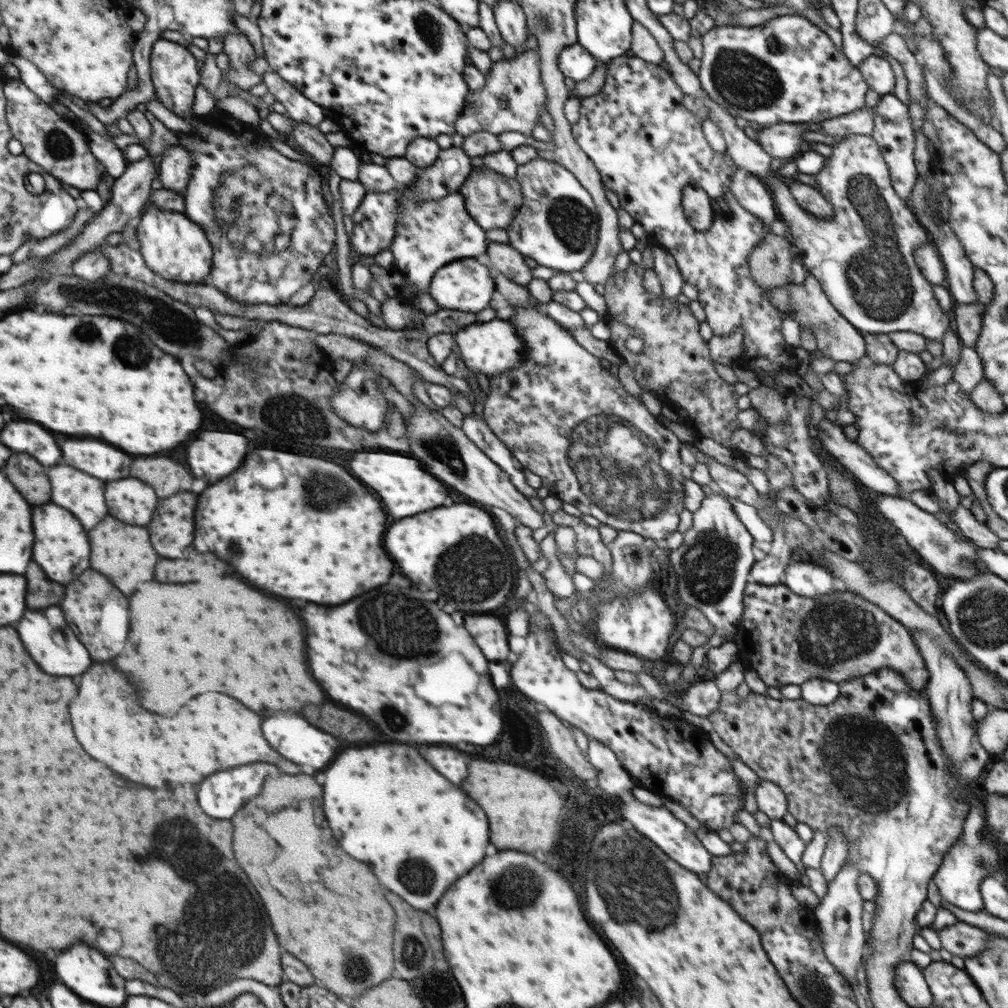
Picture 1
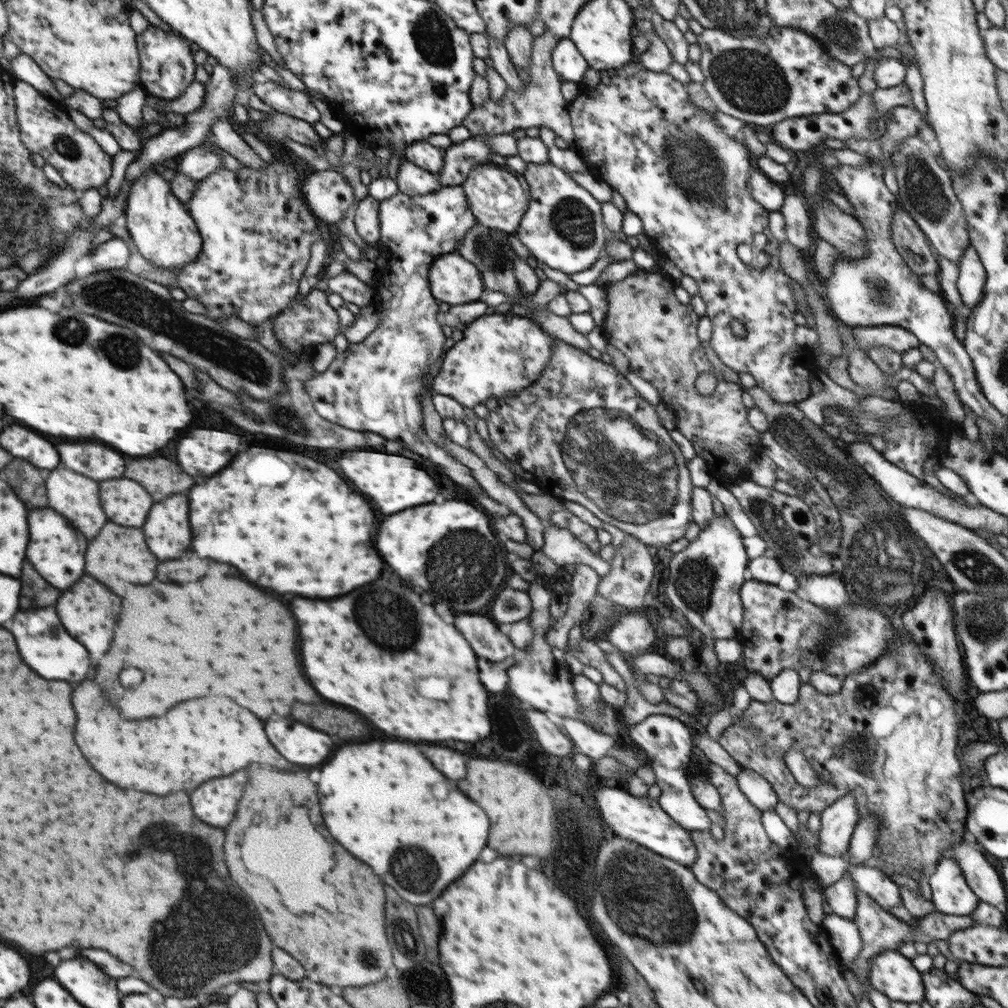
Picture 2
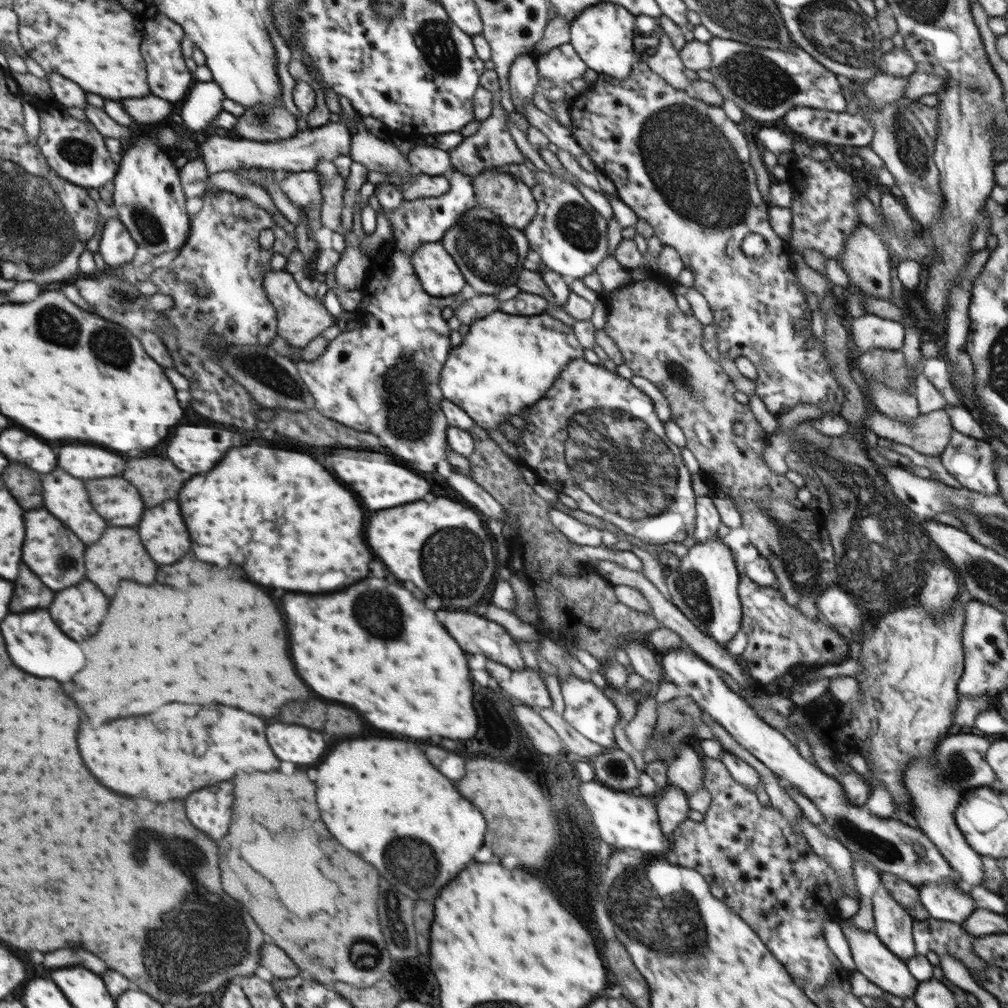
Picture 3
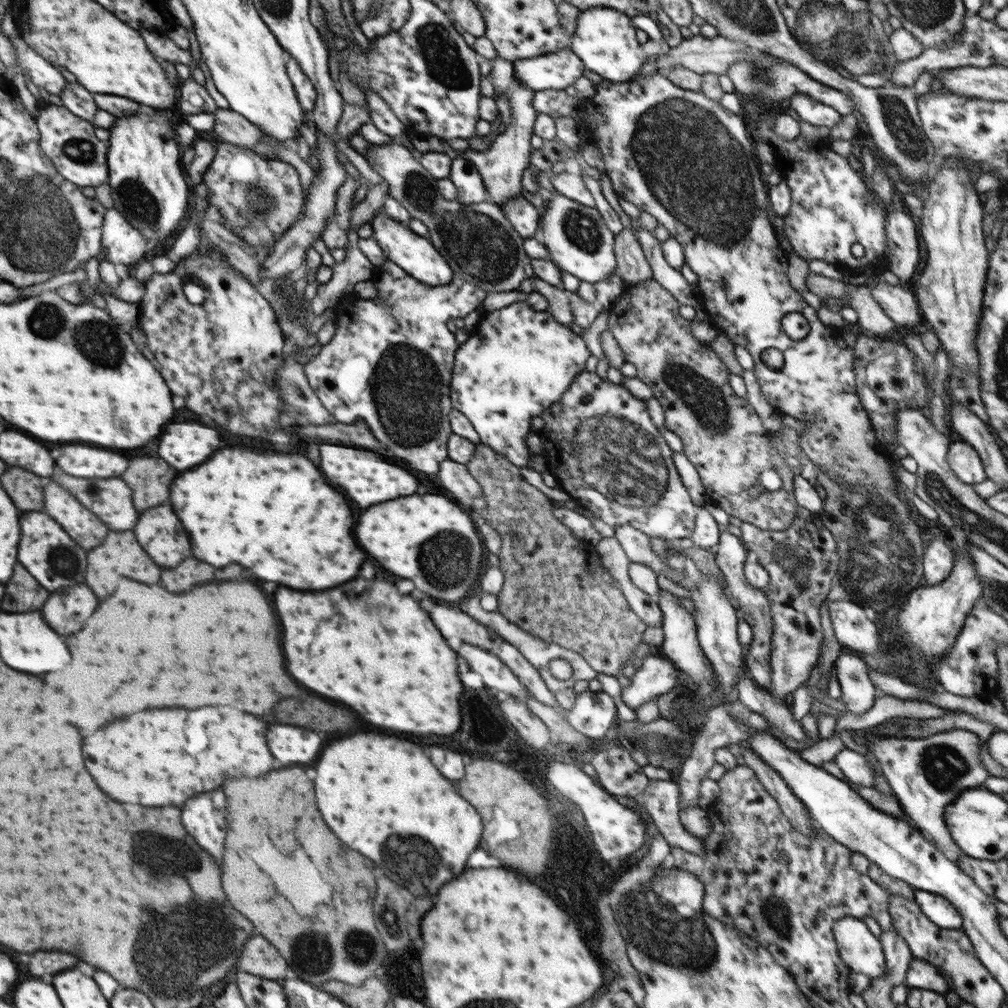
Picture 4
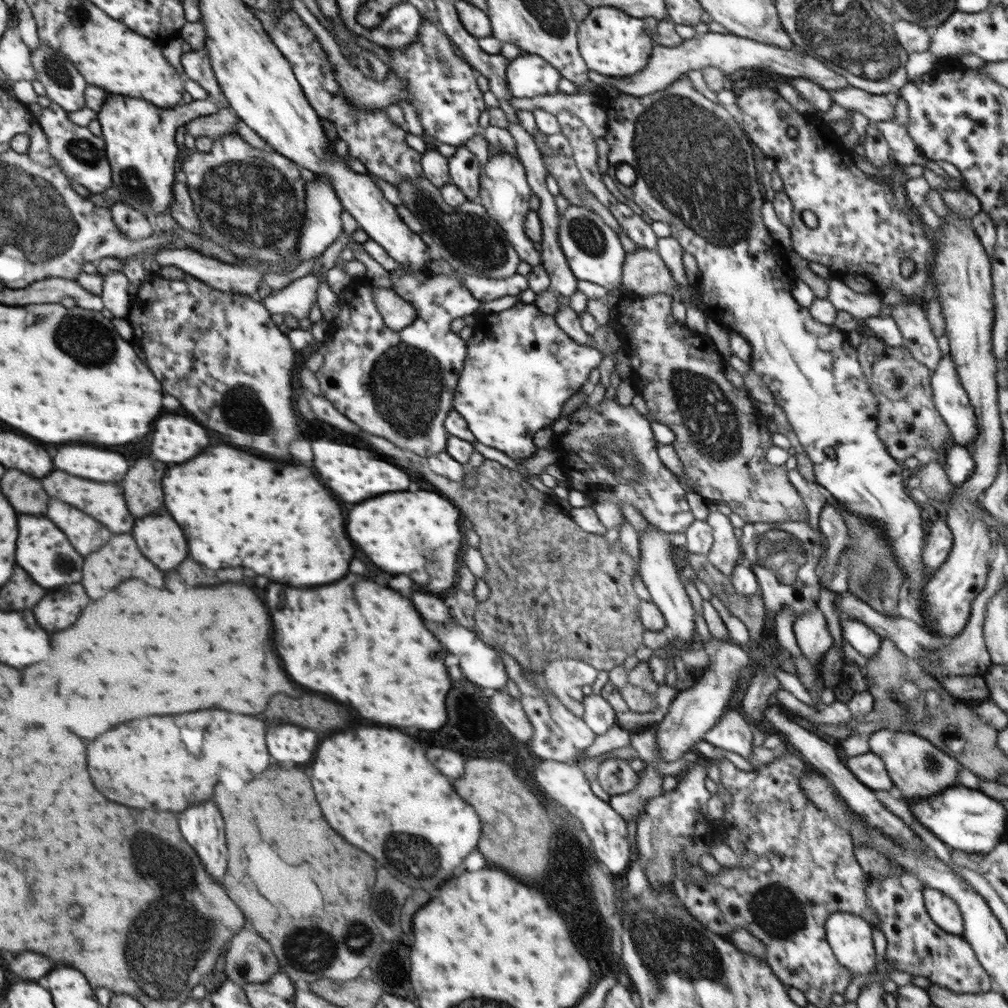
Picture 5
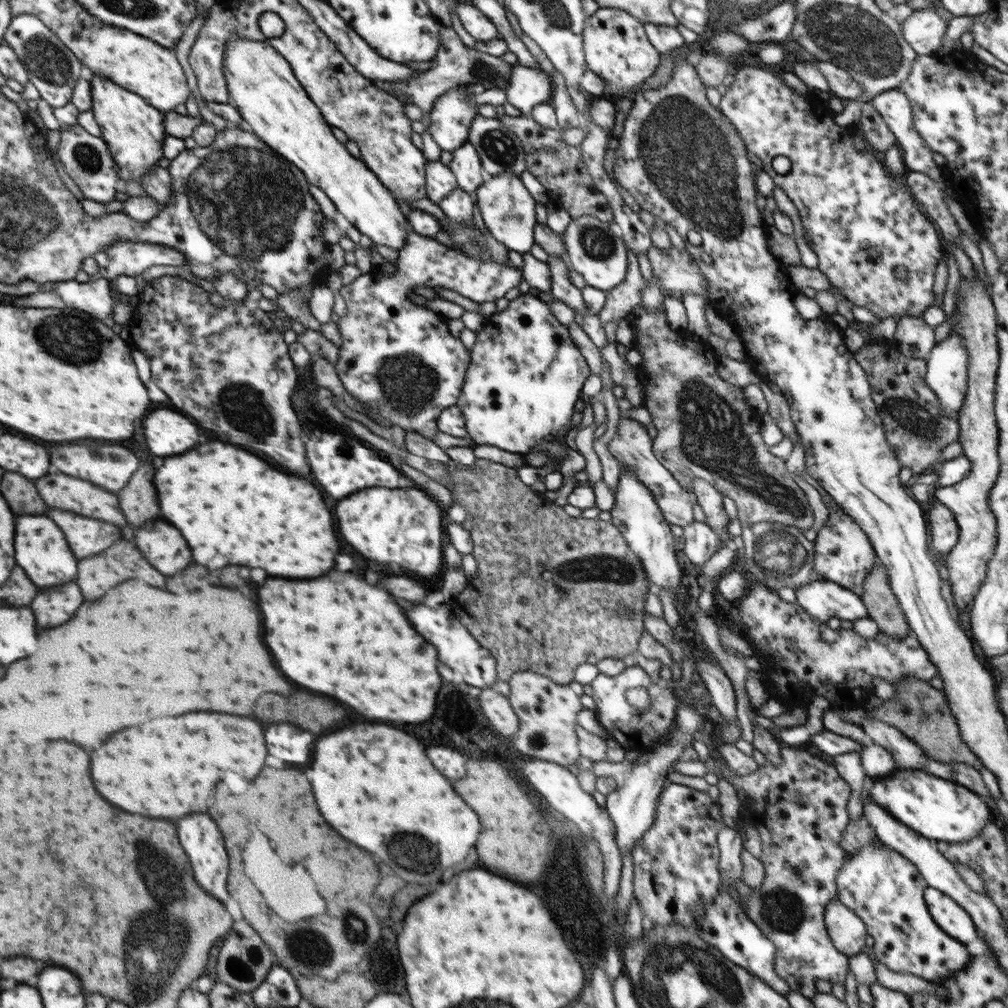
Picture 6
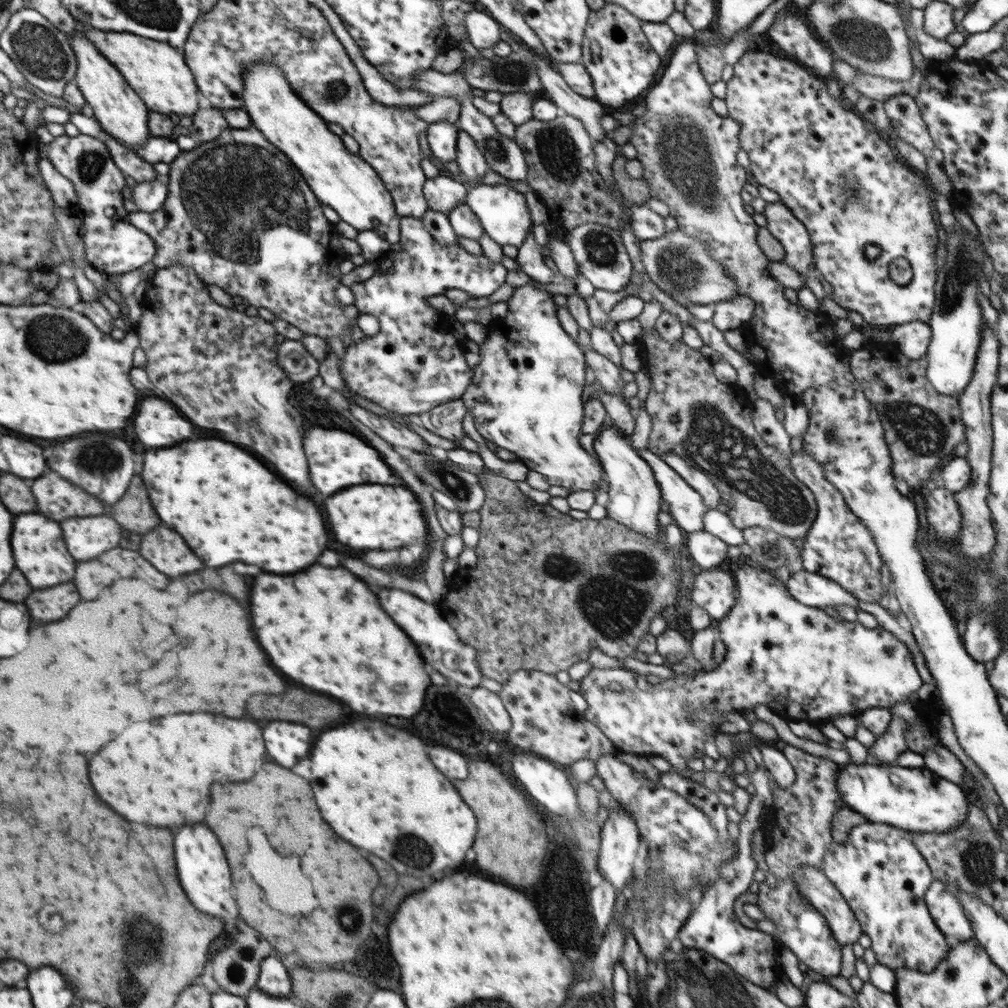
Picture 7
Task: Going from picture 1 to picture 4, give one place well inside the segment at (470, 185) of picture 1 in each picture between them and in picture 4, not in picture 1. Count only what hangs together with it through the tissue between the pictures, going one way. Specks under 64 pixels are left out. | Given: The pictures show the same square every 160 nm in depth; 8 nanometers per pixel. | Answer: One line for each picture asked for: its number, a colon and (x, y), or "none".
2: (495, 197)
3: (507, 197)
4: (523, 216)

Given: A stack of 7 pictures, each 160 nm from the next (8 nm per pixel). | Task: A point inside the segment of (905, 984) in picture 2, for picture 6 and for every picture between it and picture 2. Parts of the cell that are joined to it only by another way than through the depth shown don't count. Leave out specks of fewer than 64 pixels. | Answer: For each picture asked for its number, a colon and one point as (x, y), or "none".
3: (872, 958)
4: (862, 952)
5: (850, 937)
6: (847, 931)

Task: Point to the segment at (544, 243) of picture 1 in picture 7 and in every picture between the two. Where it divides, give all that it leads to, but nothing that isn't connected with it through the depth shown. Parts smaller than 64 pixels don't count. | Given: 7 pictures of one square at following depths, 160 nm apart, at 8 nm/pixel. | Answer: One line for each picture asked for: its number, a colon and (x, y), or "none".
2: (563, 227)
3: (567, 234)
4: (578, 242)
5: (594, 253)
6: (601, 259)
7: (602, 258)

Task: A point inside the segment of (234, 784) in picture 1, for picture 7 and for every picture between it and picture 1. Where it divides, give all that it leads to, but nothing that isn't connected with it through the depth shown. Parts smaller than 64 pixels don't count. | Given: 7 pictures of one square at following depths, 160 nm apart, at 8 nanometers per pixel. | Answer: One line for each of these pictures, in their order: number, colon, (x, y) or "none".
2: (215, 802)
3: (209, 809)
4: (204, 817)
5: (202, 827)
6: (199, 836)
7: (203, 871)

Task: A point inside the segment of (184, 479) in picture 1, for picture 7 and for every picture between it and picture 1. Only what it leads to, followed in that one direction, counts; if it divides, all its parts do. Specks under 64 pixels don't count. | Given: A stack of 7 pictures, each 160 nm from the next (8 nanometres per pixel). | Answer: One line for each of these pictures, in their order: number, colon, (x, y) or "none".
2: (159, 476)
3: (157, 479)
4: (150, 478)
5: (143, 484)
6: (138, 500)
7: (133, 511)

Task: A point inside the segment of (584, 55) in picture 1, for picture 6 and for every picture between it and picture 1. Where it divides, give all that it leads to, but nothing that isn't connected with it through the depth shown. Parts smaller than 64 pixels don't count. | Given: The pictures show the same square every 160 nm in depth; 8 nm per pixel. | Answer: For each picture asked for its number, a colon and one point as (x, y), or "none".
2: (567, 61)
3: (561, 64)
4: (554, 71)
5: (528, 75)
6: (526, 87)

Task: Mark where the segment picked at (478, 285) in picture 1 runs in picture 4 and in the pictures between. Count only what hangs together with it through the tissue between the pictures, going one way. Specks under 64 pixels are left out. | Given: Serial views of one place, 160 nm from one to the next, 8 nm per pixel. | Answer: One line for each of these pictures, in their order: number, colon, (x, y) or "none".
2: (452, 279)
3: (439, 275)
4: (417, 256)

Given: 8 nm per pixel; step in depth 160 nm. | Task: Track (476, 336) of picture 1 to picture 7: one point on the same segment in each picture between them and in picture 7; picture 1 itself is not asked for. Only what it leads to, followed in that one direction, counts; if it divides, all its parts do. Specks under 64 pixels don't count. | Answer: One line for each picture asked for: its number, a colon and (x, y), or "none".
2: (499, 355)
3: (505, 363)
4: (517, 362)
5: (520, 369)
6: (525, 376)
7: (526, 393)

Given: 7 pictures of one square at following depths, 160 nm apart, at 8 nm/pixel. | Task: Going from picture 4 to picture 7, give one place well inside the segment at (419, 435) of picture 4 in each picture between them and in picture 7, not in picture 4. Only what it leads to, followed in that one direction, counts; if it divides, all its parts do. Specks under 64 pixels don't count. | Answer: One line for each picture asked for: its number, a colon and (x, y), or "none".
5: (399, 384)
6: (399, 359)
7: (414, 363)

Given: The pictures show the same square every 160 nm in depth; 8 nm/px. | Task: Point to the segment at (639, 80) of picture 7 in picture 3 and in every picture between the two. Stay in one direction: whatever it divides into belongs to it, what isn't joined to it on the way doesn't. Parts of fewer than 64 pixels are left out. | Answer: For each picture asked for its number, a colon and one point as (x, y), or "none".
3: (602, 34)
4: (605, 40)
5: (612, 43)
6: (616, 47)

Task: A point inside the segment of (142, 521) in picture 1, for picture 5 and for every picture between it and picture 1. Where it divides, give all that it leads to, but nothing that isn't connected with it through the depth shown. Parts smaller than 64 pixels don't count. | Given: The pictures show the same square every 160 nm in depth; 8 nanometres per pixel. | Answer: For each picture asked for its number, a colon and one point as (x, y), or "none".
2: (127, 502)
3: (117, 498)
4: (112, 500)
5: (106, 501)

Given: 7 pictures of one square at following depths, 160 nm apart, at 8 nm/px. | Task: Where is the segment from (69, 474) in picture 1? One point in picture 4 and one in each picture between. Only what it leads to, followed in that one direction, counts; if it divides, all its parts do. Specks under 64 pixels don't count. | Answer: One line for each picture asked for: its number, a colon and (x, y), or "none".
2: (77, 496)
3: (64, 495)
4: (85, 526)

